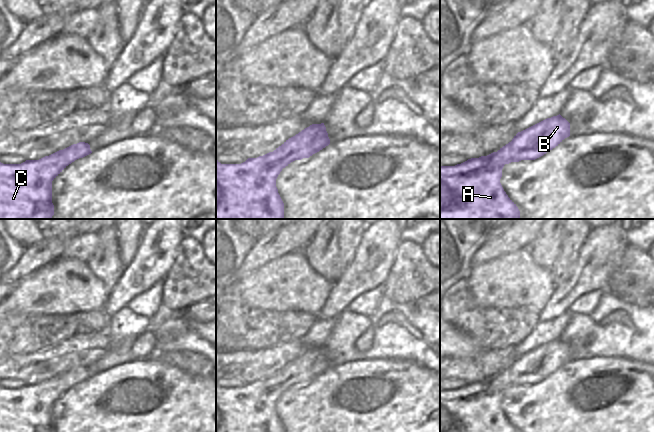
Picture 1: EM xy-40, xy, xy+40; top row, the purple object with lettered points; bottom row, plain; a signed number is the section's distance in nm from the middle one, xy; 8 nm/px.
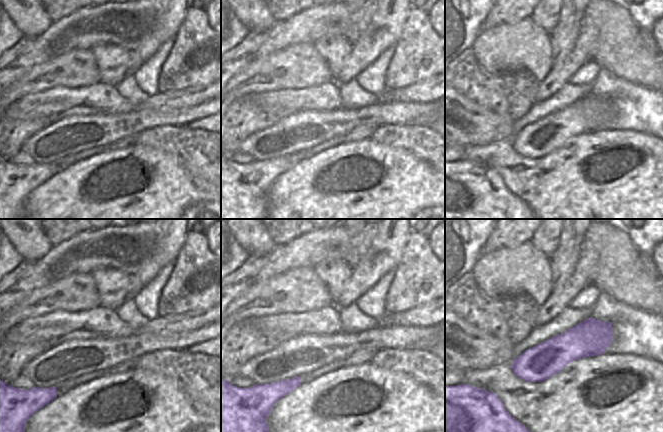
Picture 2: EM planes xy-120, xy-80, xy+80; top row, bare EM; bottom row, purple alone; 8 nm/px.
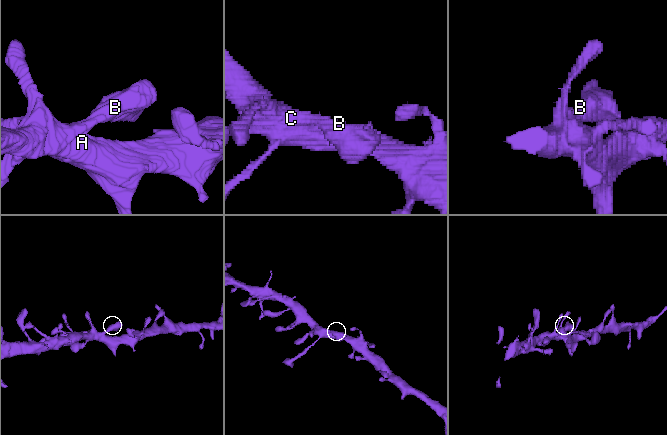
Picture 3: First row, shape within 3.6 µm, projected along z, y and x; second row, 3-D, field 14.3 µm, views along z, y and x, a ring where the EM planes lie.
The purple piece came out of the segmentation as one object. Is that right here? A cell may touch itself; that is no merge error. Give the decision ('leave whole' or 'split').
leave whole

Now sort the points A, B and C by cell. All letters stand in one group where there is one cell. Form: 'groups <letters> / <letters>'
groups A B C

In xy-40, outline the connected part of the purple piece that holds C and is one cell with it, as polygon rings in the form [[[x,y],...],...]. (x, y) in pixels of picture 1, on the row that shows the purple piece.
[[[85,142],[73,144],[39,160],[26,160],[21,164],[0,162],[0,219],[51,219],[52,181],[72,162],[92,151]]]

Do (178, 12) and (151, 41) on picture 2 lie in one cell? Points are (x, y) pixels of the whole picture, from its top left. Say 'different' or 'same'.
same

